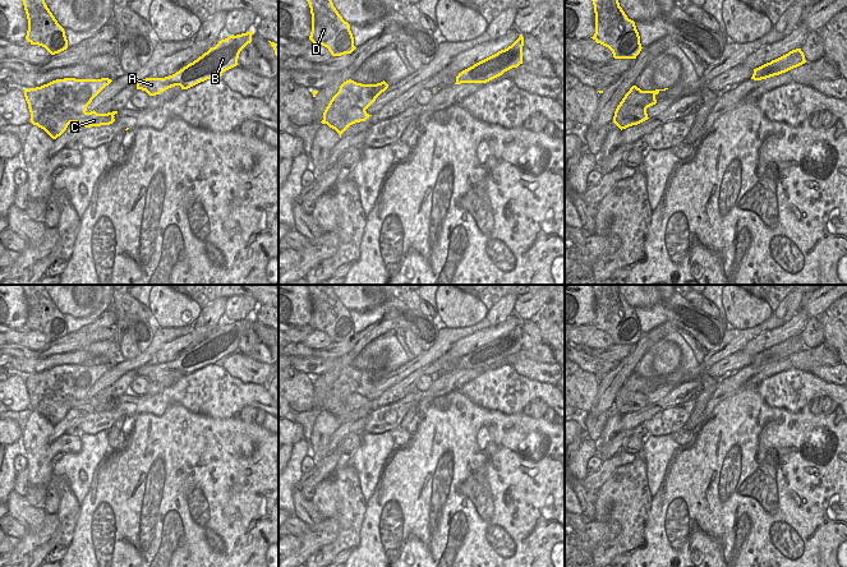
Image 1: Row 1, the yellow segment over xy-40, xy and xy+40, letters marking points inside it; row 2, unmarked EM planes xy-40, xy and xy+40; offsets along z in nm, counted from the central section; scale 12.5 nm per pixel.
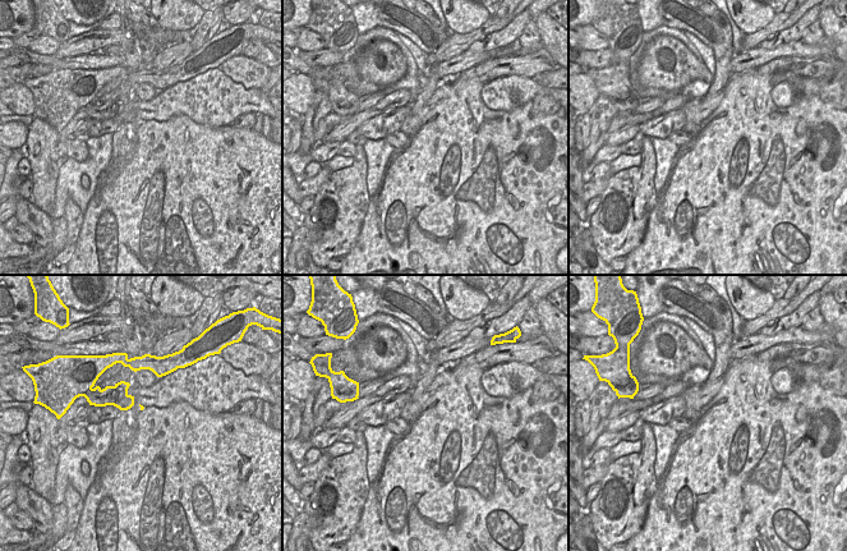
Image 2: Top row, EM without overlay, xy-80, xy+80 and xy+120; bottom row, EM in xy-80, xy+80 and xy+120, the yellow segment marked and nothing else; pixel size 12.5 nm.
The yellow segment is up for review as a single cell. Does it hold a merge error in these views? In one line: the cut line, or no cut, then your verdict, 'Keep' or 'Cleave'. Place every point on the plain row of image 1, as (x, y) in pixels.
Split along xy+40 (645, 393), (622, 390), (617, 397), (616, 408). Cleave.

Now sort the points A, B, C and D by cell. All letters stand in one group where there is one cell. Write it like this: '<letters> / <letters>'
A B / C D

